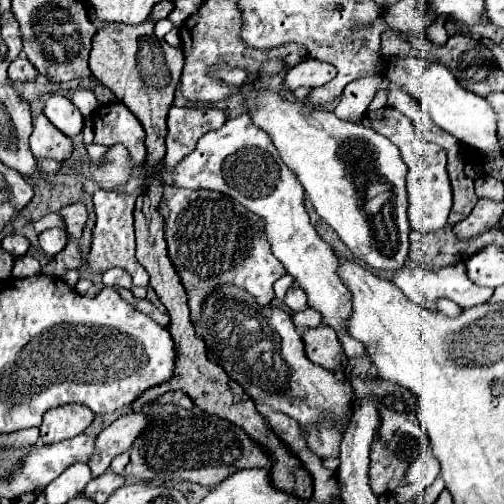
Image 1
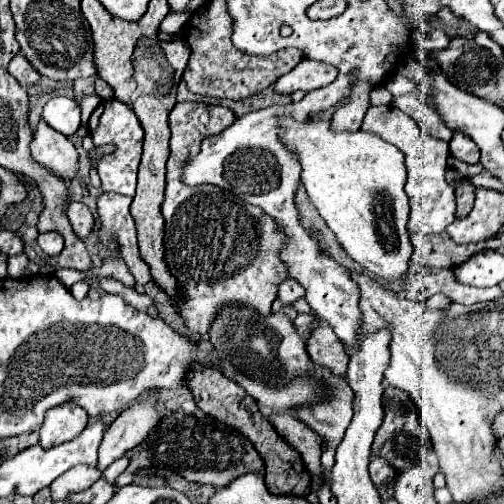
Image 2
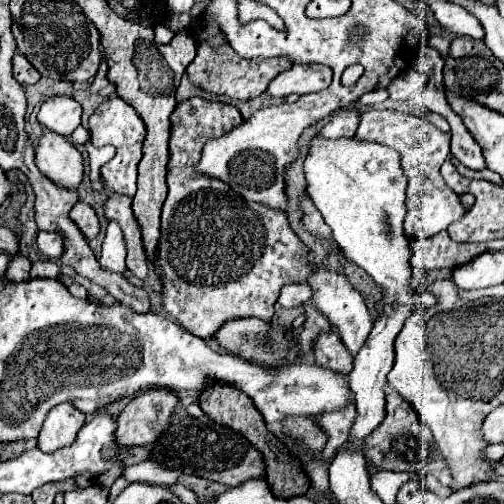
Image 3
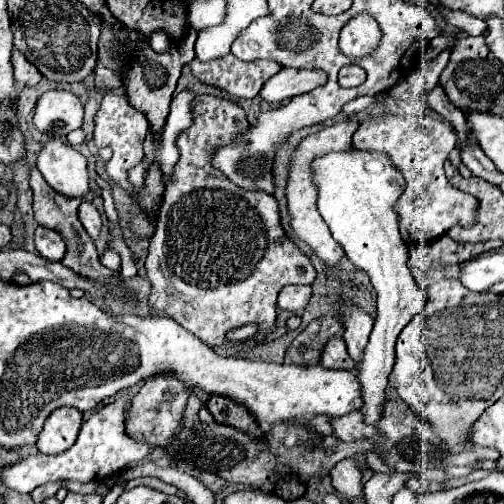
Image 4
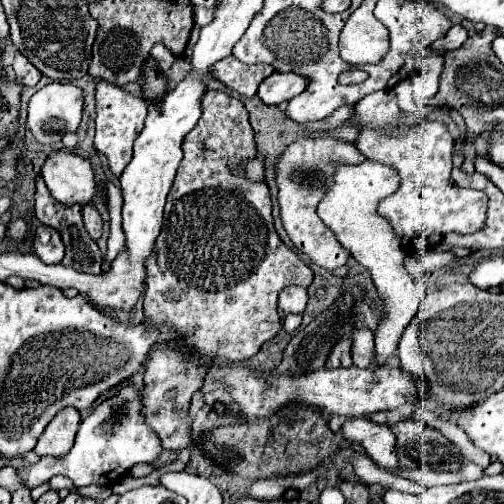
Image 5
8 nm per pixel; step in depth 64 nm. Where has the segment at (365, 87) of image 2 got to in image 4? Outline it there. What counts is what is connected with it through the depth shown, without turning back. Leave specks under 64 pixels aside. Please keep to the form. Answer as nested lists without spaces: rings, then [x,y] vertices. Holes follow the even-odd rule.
[[[340,120],[330,128],[324,128],[316,134],[306,136],[296,146],[290,158],[290,166],[288,166],[290,174],[288,174],[288,184],[286,184],[286,208],[290,214],[290,228],[320,258],[324,266],[338,266],[338,262],[344,258],[344,250],[332,238],[332,234],[328,232],[328,226],[324,224],[322,216],[316,210],[316,186],[312,184],[312,160],[326,156],[328,152],[336,152],[336,150],[346,152],[348,148],[352,148],[352,134],[356,132],[356,128],[358,128],[356,120]]]

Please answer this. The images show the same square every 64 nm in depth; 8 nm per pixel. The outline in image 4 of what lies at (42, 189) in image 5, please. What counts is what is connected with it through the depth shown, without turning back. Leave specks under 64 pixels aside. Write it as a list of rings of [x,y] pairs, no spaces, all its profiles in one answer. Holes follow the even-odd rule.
[[[32,168],[32,190],[33,190],[33,208],[34,218],[40,226],[46,226],[46,228],[52,228],[56,230],[58,234],[62,234],[64,242],[66,242],[66,256],[62,260],[64,266],[72,268],[74,272],[86,276],[86,278],[92,278],[92,280],[104,280],[104,282],[110,282],[112,280],[112,270],[104,268],[100,264],[100,258],[98,258],[98,252],[96,252],[96,246],[94,246],[94,240],[88,236],[88,232],[84,232],[84,226],[80,224],[78,216],[76,216],[76,208],[80,206],[80,198],[64,198],[60,194],[56,194],[48,184],[46,180],[40,176],[40,172],[36,168]]]

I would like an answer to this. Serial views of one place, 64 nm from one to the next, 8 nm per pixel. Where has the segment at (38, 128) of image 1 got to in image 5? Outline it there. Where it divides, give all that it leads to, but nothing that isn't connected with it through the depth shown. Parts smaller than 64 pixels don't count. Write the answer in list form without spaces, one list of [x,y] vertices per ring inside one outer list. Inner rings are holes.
[[[64,150],[52,152],[42,166],[42,178],[52,198],[60,204],[92,204],[96,194],[96,178],[90,162],[82,156]]]

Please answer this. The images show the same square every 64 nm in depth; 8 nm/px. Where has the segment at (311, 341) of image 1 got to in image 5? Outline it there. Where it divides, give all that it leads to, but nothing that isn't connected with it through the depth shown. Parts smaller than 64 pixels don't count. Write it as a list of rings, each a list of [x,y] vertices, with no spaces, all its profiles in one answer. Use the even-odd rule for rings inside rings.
[[[344,338],[332,348],[326,368],[348,368],[348,366],[352,366],[352,340]]]

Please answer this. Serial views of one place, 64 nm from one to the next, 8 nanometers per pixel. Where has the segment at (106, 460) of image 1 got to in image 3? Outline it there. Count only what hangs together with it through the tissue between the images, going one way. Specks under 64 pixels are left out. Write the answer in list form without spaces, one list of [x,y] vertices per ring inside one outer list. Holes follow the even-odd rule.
[[[150,388],[144,390],[142,394],[138,394],[136,398],[132,398],[126,408],[120,412],[118,416],[118,428],[116,428],[116,440],[118,444],[126,444],[126,446],[148,446],[152,442],[156,442],[162,432],[168,428],[168,424],[172,422],[172,414],[176,410],[180,402],[180,396],[176,390],[172,388]]]

